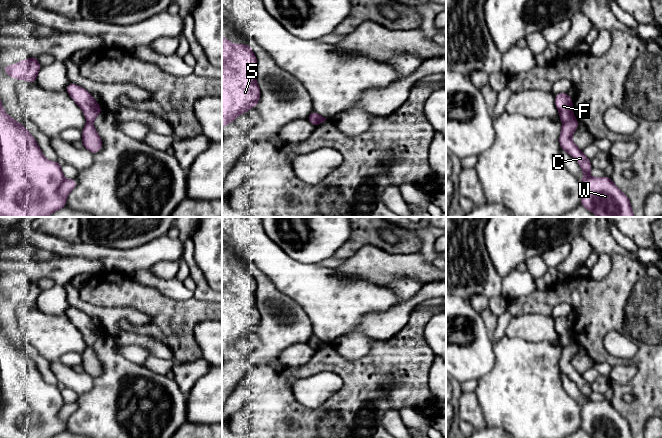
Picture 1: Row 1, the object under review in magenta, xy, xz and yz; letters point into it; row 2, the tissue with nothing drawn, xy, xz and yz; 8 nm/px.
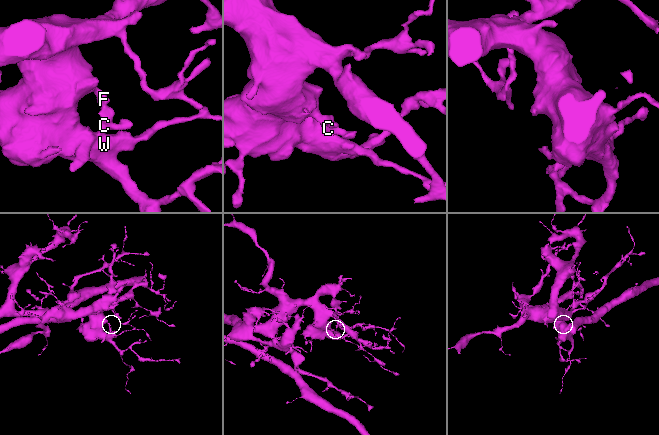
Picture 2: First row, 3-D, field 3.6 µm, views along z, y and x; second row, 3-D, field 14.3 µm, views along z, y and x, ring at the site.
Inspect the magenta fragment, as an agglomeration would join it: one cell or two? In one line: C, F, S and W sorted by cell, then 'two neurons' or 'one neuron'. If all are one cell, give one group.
C / F S W | two neurons

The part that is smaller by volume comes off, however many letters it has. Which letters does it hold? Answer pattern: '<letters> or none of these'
C

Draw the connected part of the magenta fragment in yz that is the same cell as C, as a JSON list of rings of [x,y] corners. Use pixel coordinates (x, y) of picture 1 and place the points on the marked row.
[[[576,119],[572,123],[563,123],[559,137],[560,147],[562,150],[566,151],[573,158],[575,158],[578,161],[582,172],[588,175],[592,169],[591,162],[571,139],[571,135],[578,128],[578,120]]]

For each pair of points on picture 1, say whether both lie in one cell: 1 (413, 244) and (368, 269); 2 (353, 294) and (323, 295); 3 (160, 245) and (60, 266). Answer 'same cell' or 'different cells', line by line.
1: different cells
2: same cell
3: different cells

